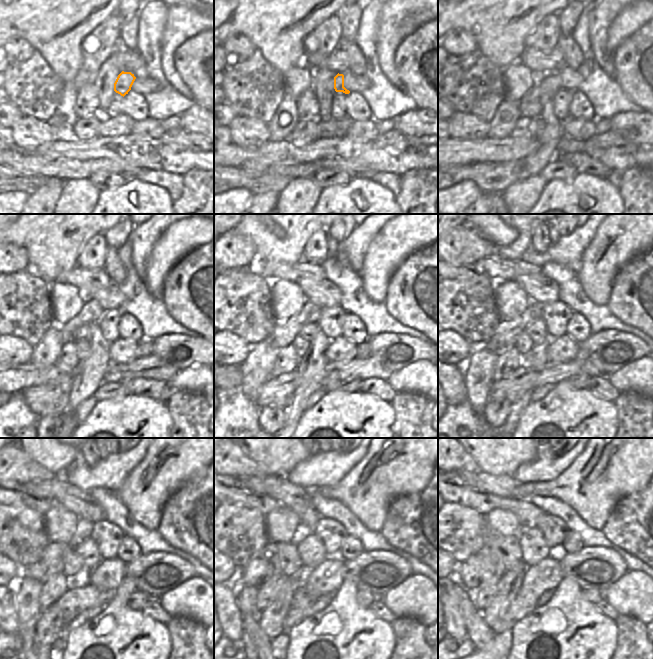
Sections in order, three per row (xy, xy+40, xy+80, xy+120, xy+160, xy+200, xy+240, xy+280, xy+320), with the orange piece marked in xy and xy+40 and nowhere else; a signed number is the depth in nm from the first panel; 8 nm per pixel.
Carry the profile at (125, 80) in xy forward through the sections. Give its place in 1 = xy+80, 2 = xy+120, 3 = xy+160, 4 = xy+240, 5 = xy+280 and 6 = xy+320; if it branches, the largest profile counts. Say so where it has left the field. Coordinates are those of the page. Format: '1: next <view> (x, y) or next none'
1: next xy+80 (551, 82)
2: next xy+120 (91, 311)
3: next xy+160 (283, 334)
4: next xy+240 (50, 563)
5: next xy+280 (260, 570)
6: next xy+320 (483, 568)

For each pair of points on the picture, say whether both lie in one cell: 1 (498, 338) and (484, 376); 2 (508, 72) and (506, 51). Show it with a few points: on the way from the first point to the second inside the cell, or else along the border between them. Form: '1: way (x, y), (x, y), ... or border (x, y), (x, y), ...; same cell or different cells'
1: border (484, 344), (487, 349), (497, 356); different cells
2: border (519, 61), (515, 61), (502, 68); different cells

